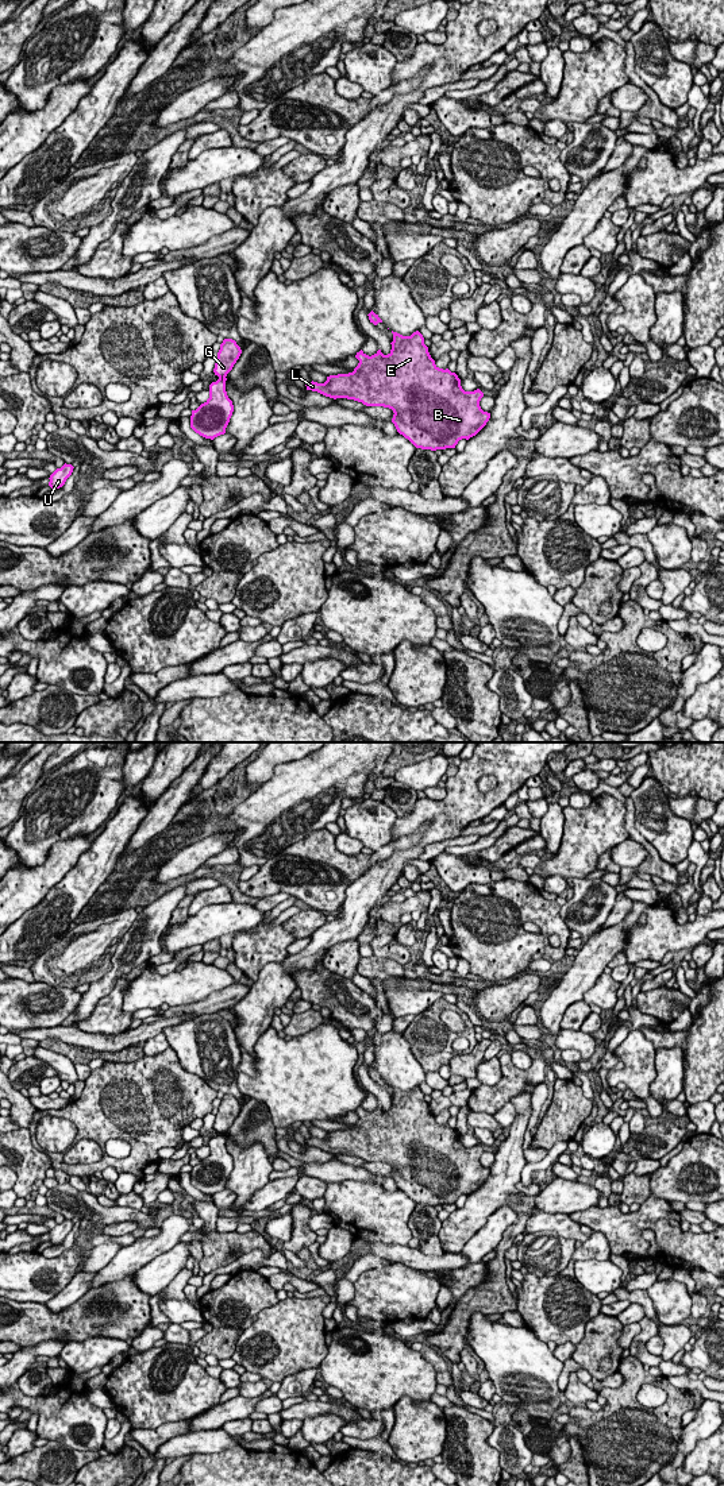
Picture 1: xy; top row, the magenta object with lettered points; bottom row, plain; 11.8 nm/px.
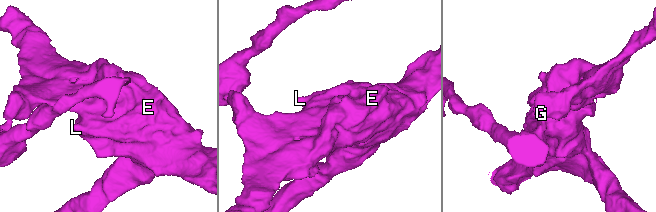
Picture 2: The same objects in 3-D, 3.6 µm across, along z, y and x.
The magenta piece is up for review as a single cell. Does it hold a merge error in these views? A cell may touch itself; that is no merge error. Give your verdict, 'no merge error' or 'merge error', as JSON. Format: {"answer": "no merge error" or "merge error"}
{"answer": "merge error"}

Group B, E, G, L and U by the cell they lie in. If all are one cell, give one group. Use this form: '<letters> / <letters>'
B E G L / U

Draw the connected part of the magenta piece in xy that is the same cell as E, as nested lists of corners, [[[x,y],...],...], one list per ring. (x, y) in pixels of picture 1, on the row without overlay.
[[[393,1086],[392,1089],[392,1105],[388,1111],[378,1105],[369,1112],[361,1105],[355,1111],[359,1119],[353,1128],[330,1131],[324,1139],[312,1136],[305,1139],[307,1146],[334,1155],[347,1154],[366,1162],[392,1165],[394,1169],[392,1178],[397,1188],[416,1204],[431,1207],[455,1204],[459,1196],[475,1192],[490,1174],[490,1169],[484,1167],[480,1162],[484,1149],[480,1145],[465,1147],[455,1128],[439,1124],[419,1086],[411,1092]]]

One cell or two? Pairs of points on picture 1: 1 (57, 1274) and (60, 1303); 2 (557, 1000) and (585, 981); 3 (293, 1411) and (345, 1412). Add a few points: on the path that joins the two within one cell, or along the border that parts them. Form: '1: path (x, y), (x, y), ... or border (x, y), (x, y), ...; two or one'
1: border (79, 1270), (60, 1292), (45, 1303); two
2: path (563, 995), (578, 981); one
3: path (305, 1409), (332, 1409); one

